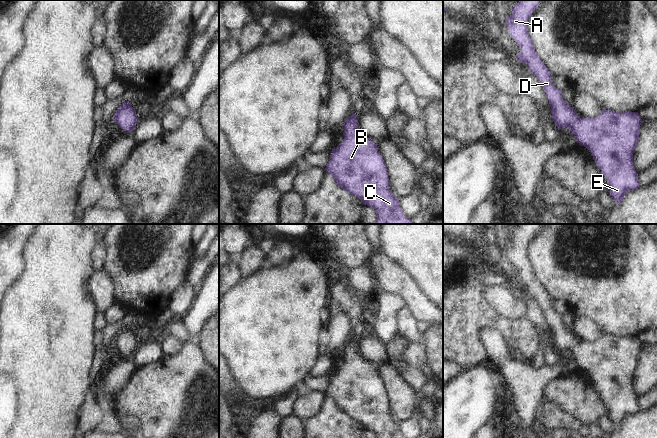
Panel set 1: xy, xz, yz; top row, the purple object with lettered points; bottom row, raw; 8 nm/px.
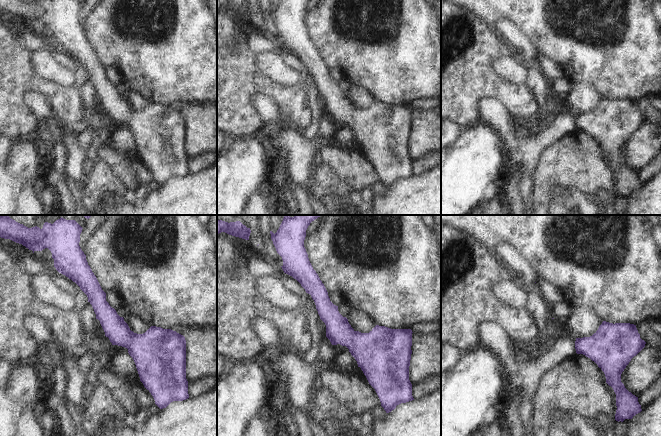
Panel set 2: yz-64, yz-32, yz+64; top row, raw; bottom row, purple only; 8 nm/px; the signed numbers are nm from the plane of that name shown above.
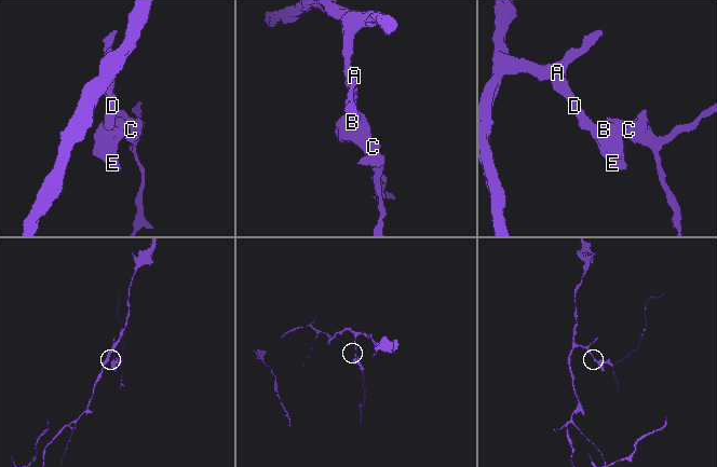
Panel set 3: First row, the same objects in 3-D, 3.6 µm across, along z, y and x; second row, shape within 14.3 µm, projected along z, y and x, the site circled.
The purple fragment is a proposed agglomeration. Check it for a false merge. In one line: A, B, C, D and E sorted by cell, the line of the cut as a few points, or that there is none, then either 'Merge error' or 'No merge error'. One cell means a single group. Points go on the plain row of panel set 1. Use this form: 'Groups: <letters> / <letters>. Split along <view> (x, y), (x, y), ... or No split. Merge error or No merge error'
Groups: A B C D E. No split. No merge error

